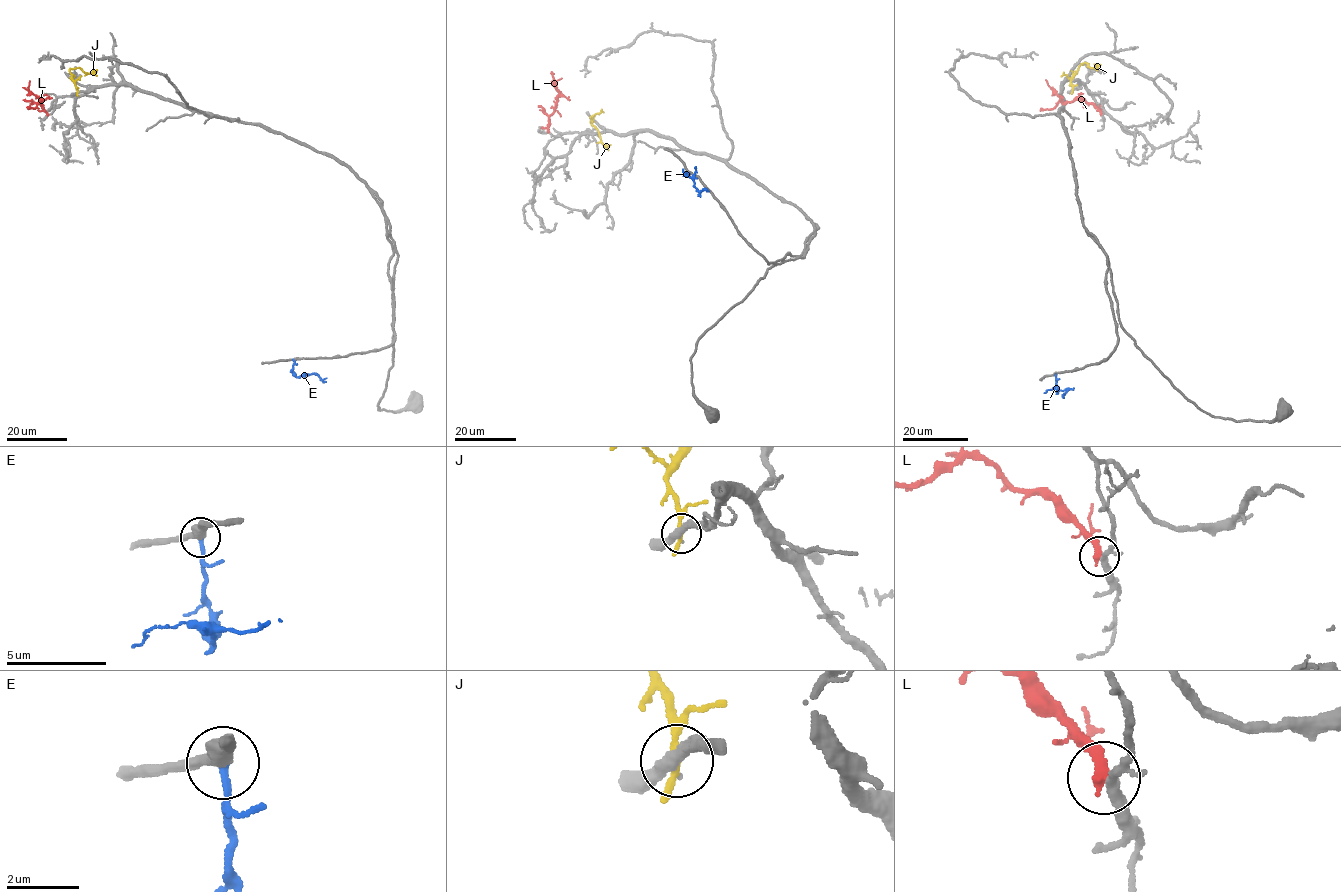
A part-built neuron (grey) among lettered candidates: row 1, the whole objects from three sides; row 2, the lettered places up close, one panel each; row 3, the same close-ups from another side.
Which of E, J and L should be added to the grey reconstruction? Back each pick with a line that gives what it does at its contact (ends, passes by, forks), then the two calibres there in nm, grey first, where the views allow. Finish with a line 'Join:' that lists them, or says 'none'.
Join: none

